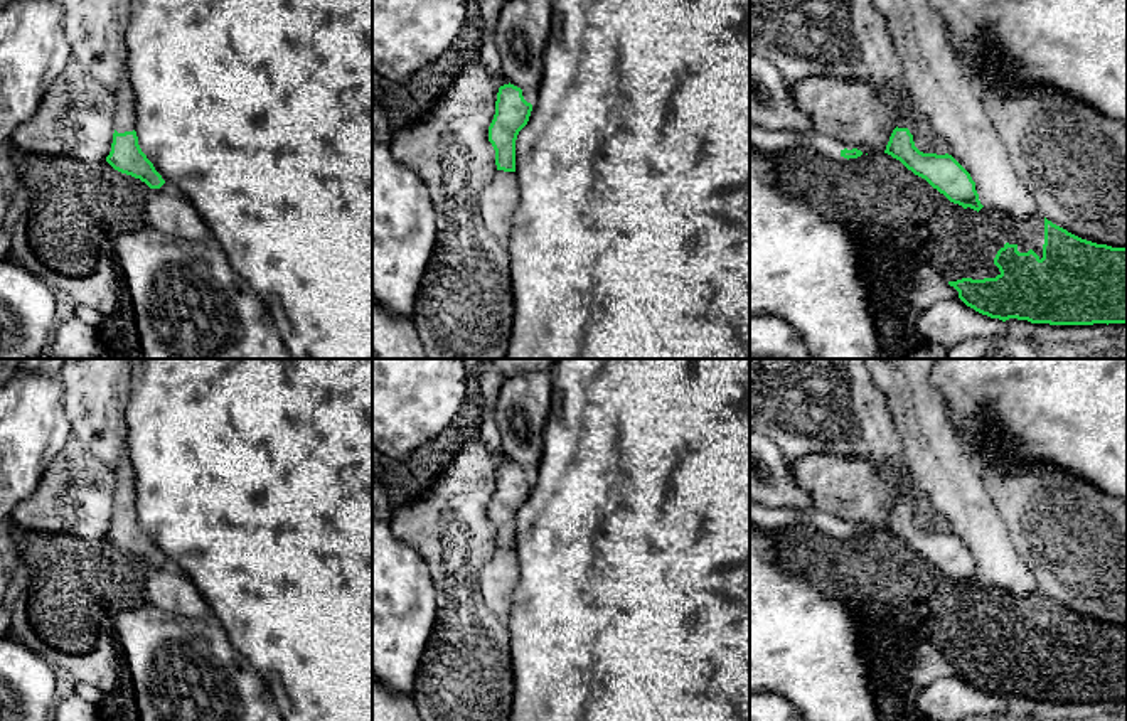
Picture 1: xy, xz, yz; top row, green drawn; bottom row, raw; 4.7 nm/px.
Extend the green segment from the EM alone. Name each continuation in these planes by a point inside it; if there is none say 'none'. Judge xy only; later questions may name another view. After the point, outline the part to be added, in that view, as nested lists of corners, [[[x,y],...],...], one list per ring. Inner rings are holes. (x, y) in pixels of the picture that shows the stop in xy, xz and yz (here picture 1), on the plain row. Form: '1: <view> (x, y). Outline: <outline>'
1: xy (123, 475). Outline: [[[128,450],[121,455],[115,470],[115,507],[118,510],[135,507],[135,470]]]

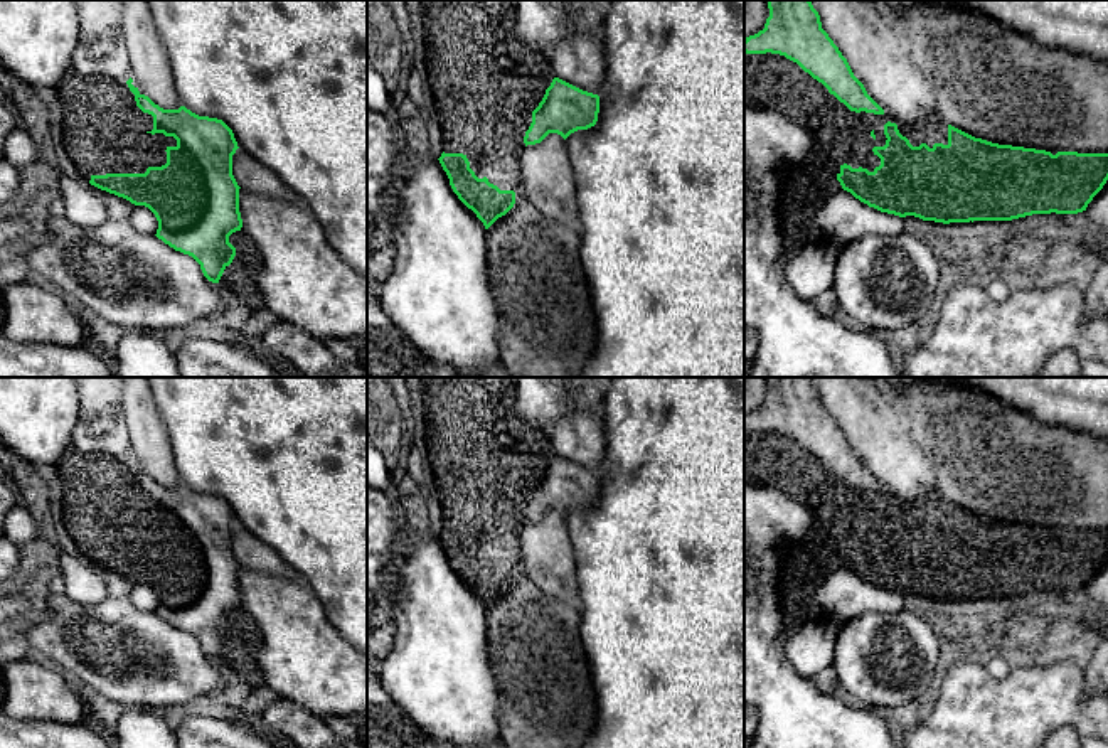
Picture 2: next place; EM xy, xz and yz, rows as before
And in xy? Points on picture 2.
none

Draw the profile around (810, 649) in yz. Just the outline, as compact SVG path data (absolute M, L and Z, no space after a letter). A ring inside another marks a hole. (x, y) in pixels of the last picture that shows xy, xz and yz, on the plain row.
M828 617L823 622L805 623L788 638L785 654L802 677L813 679L832 665L839 627L840 623Z

